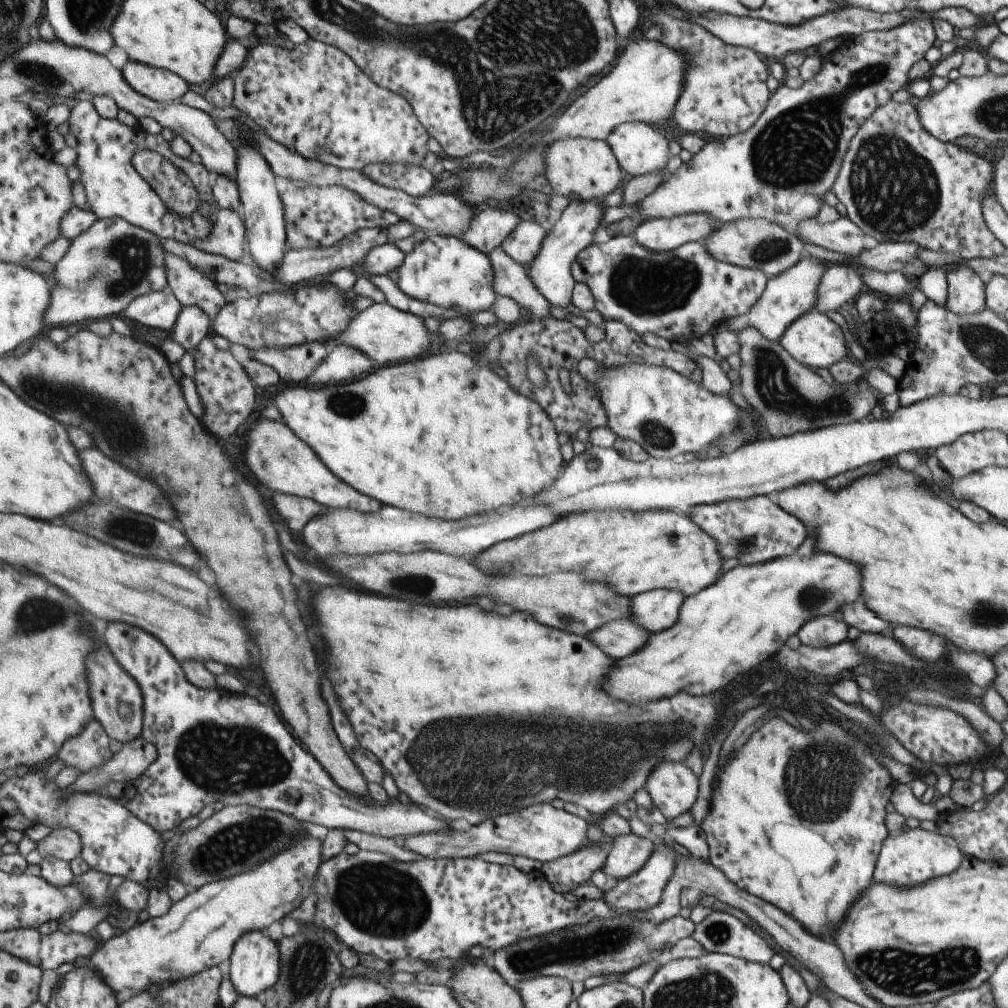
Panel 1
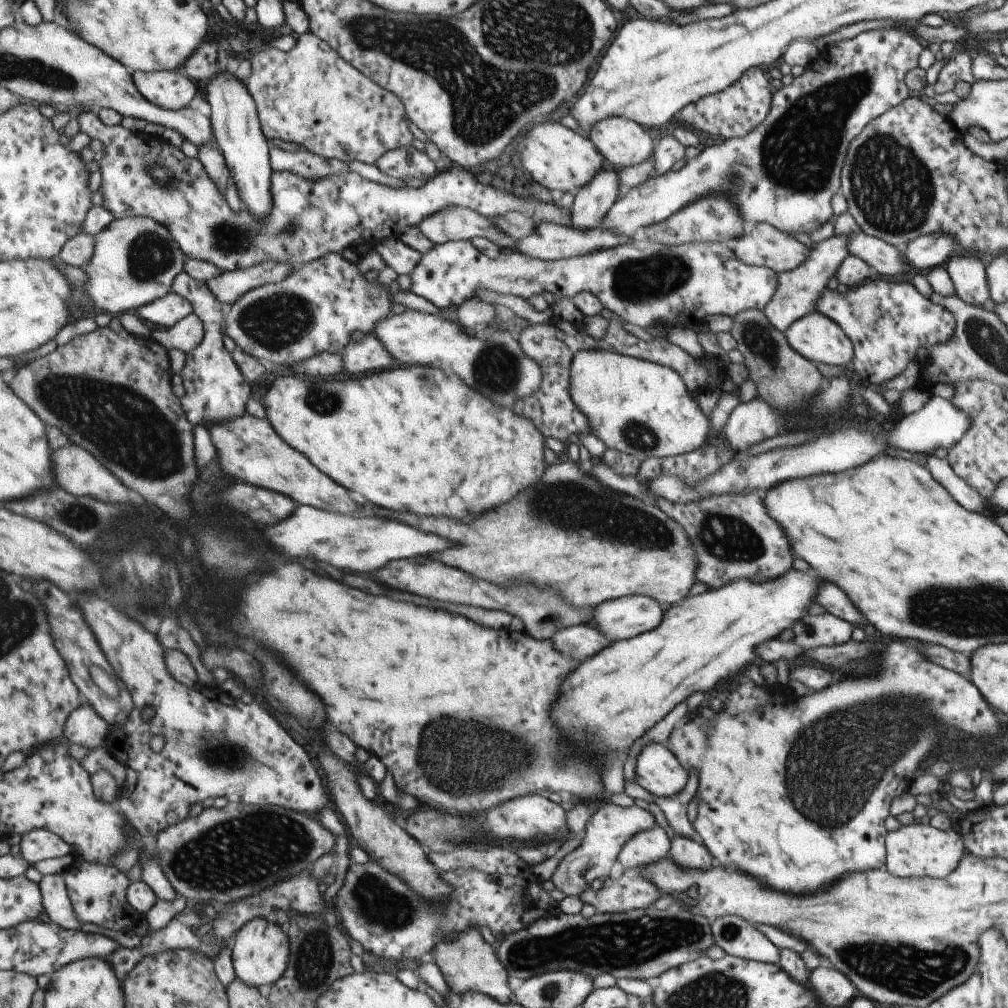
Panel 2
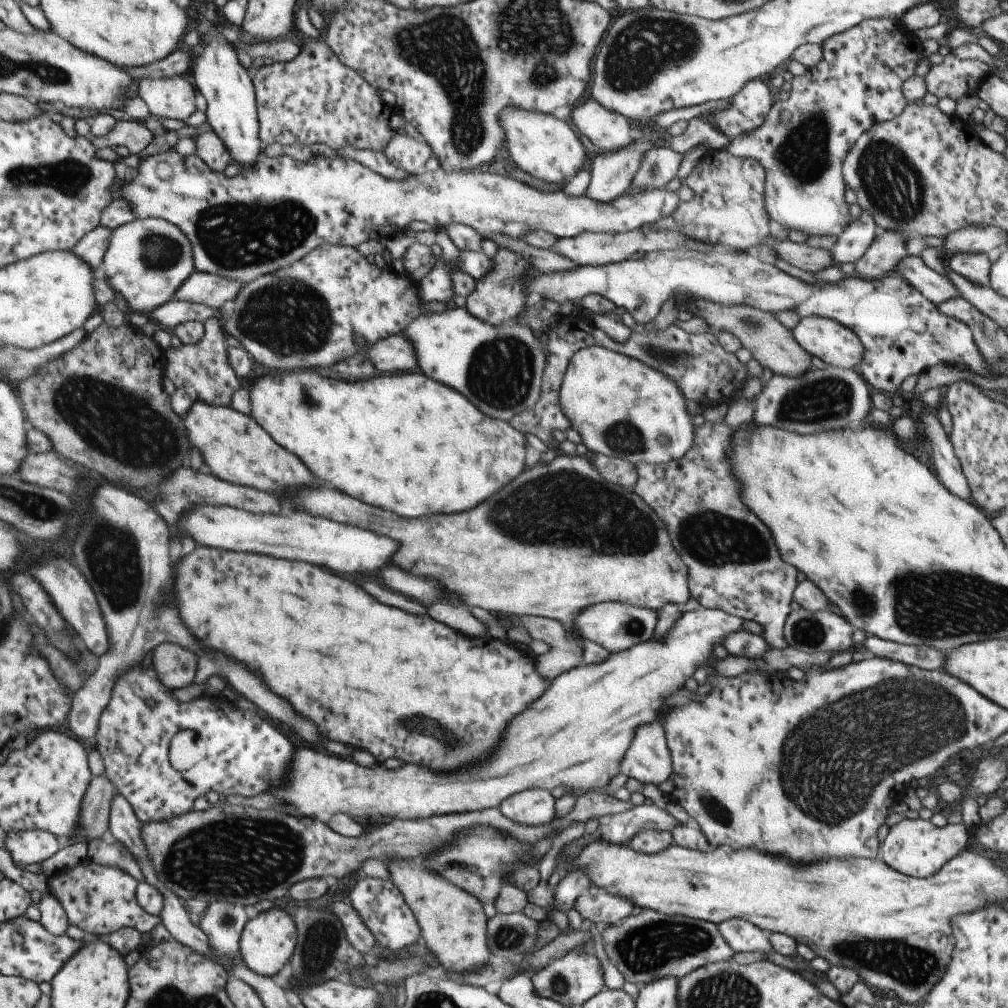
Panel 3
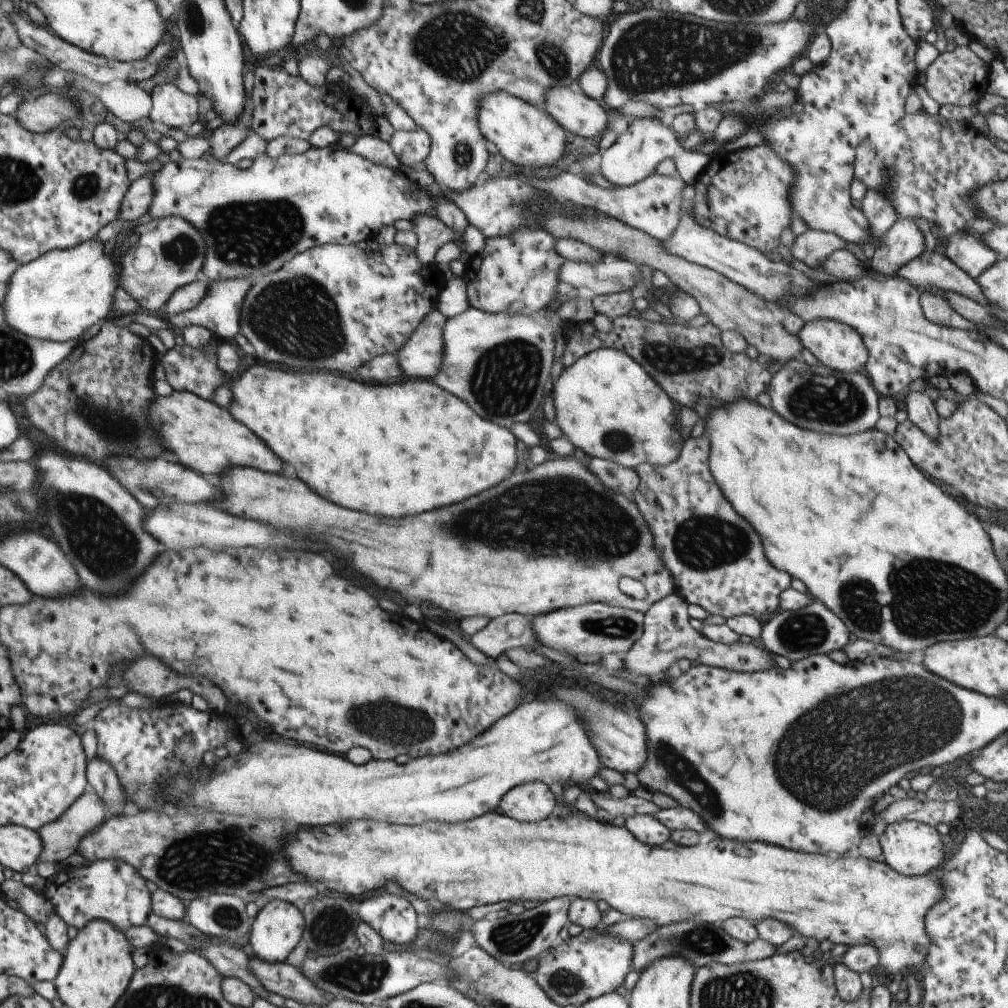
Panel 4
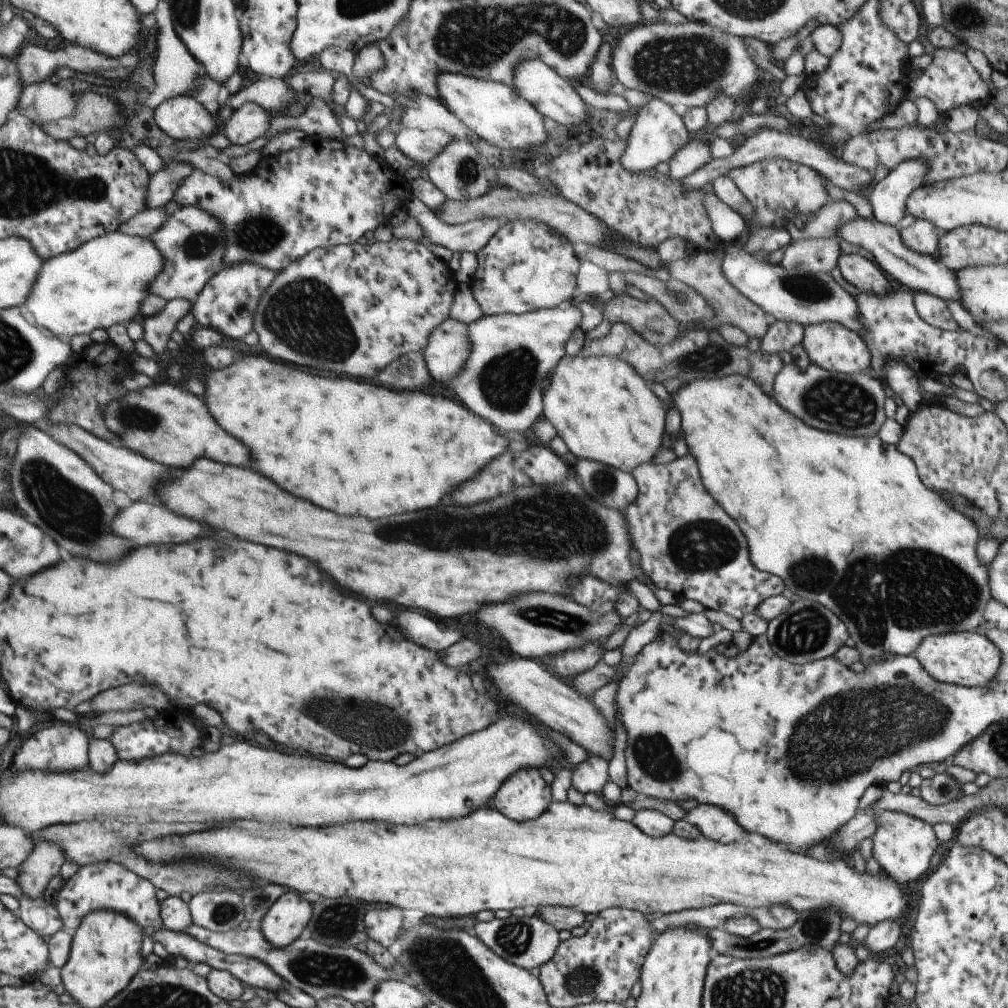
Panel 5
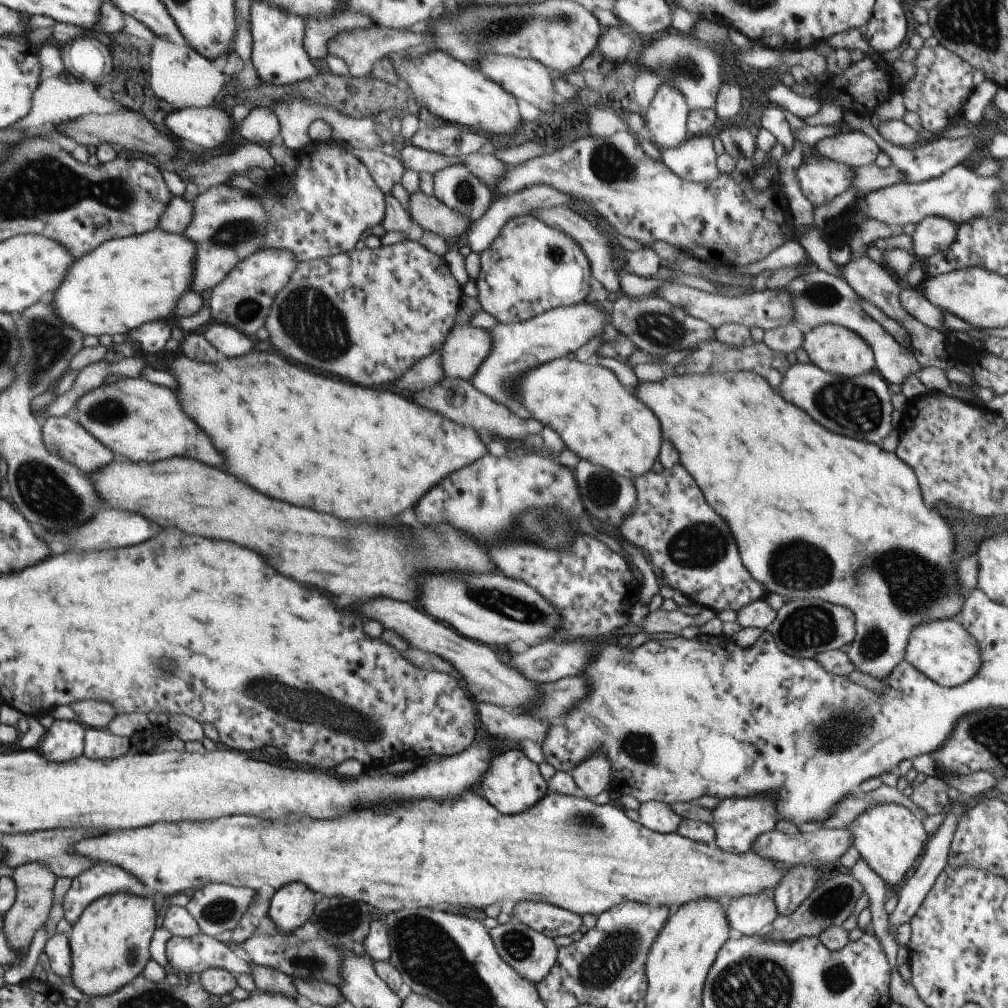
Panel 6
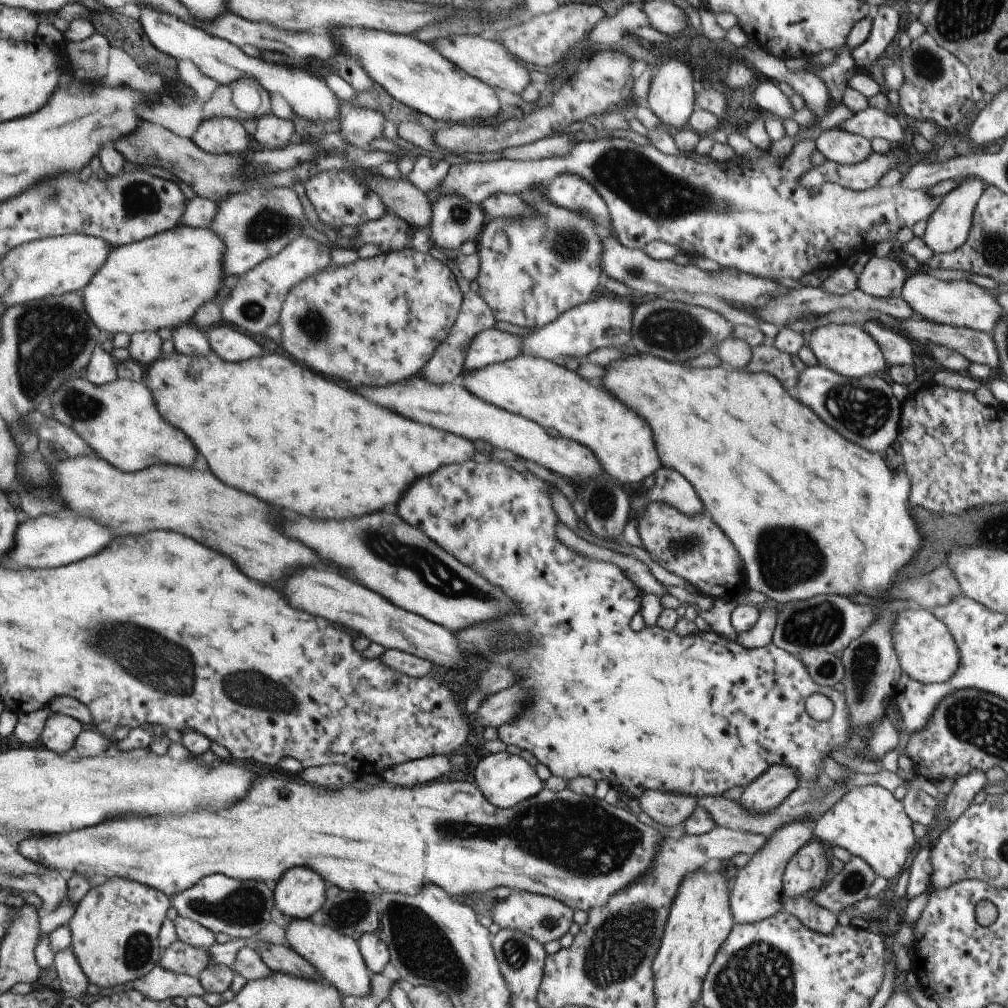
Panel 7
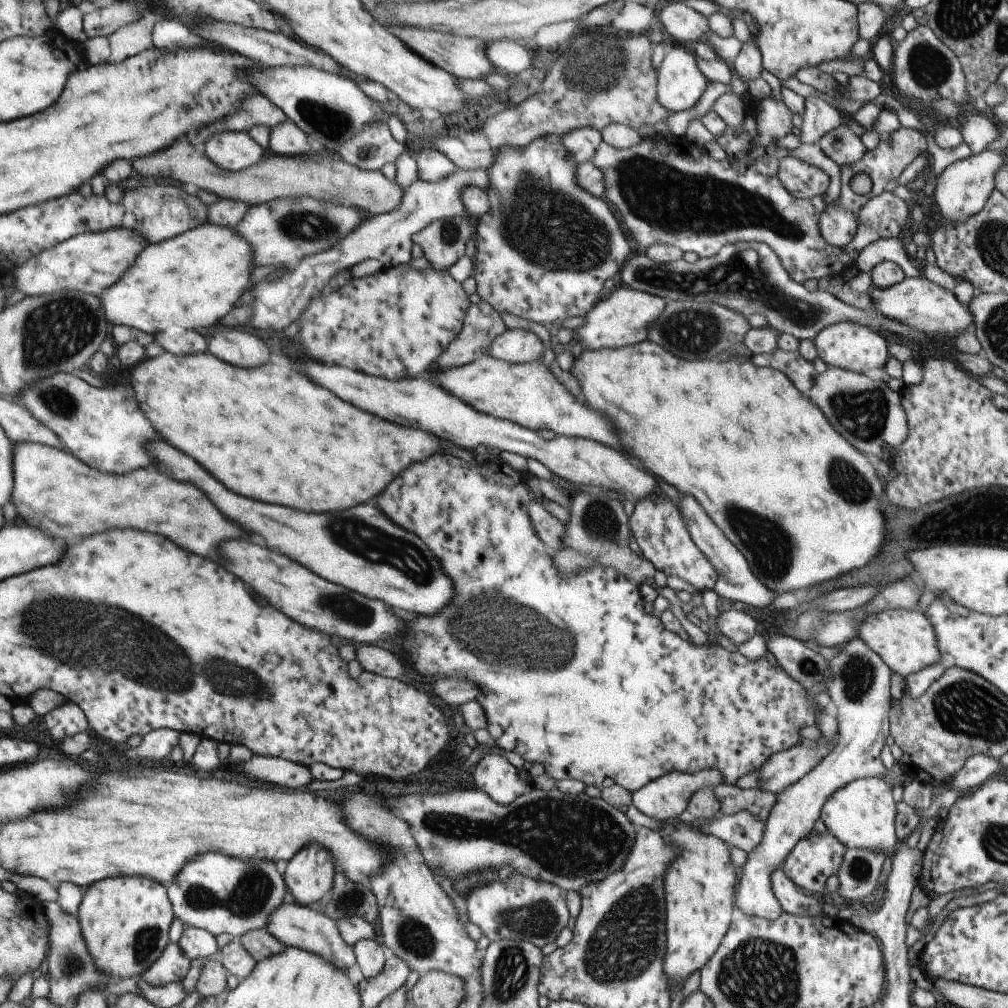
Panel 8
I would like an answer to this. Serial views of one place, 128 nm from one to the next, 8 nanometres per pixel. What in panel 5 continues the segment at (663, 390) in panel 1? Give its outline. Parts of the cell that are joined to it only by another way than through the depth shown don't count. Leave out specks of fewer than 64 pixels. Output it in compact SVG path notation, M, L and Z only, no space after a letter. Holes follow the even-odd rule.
M577 354L563 355L548 374L548 385L542 391L541 418L555 429L569 452L578 459L597 461L630 473L636 466L650 462L661 444L665 410L625 361L617 357L583 357Z

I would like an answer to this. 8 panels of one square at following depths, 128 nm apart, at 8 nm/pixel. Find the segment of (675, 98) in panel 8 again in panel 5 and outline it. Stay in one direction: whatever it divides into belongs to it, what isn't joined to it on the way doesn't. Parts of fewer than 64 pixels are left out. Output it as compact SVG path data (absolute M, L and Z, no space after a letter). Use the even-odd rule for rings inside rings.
M658 98L651 100L642 109L637 110L636 119L626 140L625 150L622 152L621 162L628 171L644 171L653 169L659 162L668 160L691 139L682 118L669 104Z

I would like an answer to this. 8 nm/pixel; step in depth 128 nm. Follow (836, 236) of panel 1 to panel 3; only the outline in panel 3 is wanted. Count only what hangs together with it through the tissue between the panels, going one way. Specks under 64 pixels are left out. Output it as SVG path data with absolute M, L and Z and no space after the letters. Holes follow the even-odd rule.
M907 255L894 272L934 305L961 298L954 284L947 277L929 269L920 257Z

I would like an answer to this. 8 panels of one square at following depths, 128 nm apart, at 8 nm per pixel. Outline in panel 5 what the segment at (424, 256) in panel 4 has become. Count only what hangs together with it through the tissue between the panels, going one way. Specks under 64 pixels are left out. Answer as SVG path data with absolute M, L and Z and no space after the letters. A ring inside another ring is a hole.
M412 194L406 203L406 212L417 219L419 226L430 243L444 246L453 251L476 253L487 244L490 236L503 221L494 218L472 220L460 225L441 222L417 197Z

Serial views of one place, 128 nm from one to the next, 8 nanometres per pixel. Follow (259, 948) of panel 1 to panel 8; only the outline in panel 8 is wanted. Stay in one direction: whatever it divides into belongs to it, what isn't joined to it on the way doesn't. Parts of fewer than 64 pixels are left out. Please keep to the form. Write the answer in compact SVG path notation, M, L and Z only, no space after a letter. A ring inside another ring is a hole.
M307 844L285 868L283 884L295 904L308 906L321 899L332 888L333 860L319 844Z

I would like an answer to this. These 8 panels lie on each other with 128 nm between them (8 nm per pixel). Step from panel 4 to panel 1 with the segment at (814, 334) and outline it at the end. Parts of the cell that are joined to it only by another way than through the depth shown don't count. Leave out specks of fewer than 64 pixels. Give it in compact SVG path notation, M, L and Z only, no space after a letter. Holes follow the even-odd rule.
M817 310L807 311L796 318L778 341L797 362L807 368L828 368L834 362L848 357L848 348L845 346L845 336L841 327L825 313Z

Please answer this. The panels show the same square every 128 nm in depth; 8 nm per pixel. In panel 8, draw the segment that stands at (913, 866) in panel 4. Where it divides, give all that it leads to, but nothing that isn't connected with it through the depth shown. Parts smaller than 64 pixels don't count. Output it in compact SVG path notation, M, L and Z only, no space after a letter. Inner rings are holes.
M879 777L859 778L843 788L833 792L823 808L820 808L819 819L830 836L846 848L861 848L883 852L883 858L895 852L897 848L897 834L895 833L895 802L891 789Z

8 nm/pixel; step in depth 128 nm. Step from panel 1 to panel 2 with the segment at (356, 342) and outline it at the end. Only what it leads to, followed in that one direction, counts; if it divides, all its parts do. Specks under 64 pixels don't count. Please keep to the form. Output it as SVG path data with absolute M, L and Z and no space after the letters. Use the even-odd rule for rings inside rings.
M407 310L398 315L389 314L384 319L381 319L374 325L374 330L371 333L390 352L395 366L397 364L423 364L423 366L437 368L437 370L441 370L445 374L455 374L465 384L475 388L475 392L479 392L485 398L489 396L491 402L495 402L497 406L503 406L503 408L520 406L525 397L537 392L542 379L537 363L526 357L519 346L518 340L513 339L507 331L500 327L485 335L466 335L456 320L440 320L433 314Z

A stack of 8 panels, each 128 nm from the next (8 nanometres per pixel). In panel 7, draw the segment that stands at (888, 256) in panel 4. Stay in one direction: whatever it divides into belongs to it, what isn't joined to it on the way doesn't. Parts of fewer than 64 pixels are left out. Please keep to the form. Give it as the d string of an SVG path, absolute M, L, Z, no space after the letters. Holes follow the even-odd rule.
M964 175L957 184L945 193L935 207L935 210L926 218L926 228L921 236L925 246L933 254L951 252L965 242L972 221L977 201L981 196L985 182L975 175Z

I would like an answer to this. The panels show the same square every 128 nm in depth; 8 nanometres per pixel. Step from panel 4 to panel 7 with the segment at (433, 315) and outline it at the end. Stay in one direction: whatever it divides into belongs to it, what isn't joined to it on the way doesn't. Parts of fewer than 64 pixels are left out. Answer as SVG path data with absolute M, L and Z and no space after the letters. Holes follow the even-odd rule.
M491 327L476 334L464 356L463 371L474 371L484 366L500 363L522 354L522 338Z

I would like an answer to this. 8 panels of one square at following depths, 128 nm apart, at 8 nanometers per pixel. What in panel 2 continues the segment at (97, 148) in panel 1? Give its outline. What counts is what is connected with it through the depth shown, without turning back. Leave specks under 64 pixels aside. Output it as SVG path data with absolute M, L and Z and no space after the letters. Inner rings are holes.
M95 111L80 113L77 117L78 130L89 138L96 138L105 147L103 156L97 155L101 175L100 187L103 193L102 205L112 212L115 219L142 216L153 219L162 224L173 237L181 252L189 258L208 262L222 272L243 270L253 265L275 261L276 263L290 263L295 269L303 263L315 260L328 252L339 253L341 250L355 246L370 250L383 239L401 236L409 227L415 227L425 217L447 207L463 207L475 211L486 219L496 219L509 213L521 213L531 216L535 222L549 222L561 226L571 226L570 208L560 207L551 201L519 197L506 193L492 185L481 184L475 179L474 171L462 168L448 167L443 171L436 171L428 180L417 188L391 187L381 185L365 179L353 171L330 174L314 181L300 177L291 171L271 171L269 194L272 207L268 215L262 220L254 219L245 206L233 211L227 206L225 197L213 181L207 176L202 164L197 158L187 158L179 147L169 145L157 136L131 133L121 125L107 126L98 118ZM161 163L165 168L176 169L177 182L169 181L162 187L149 173L148 168Z

